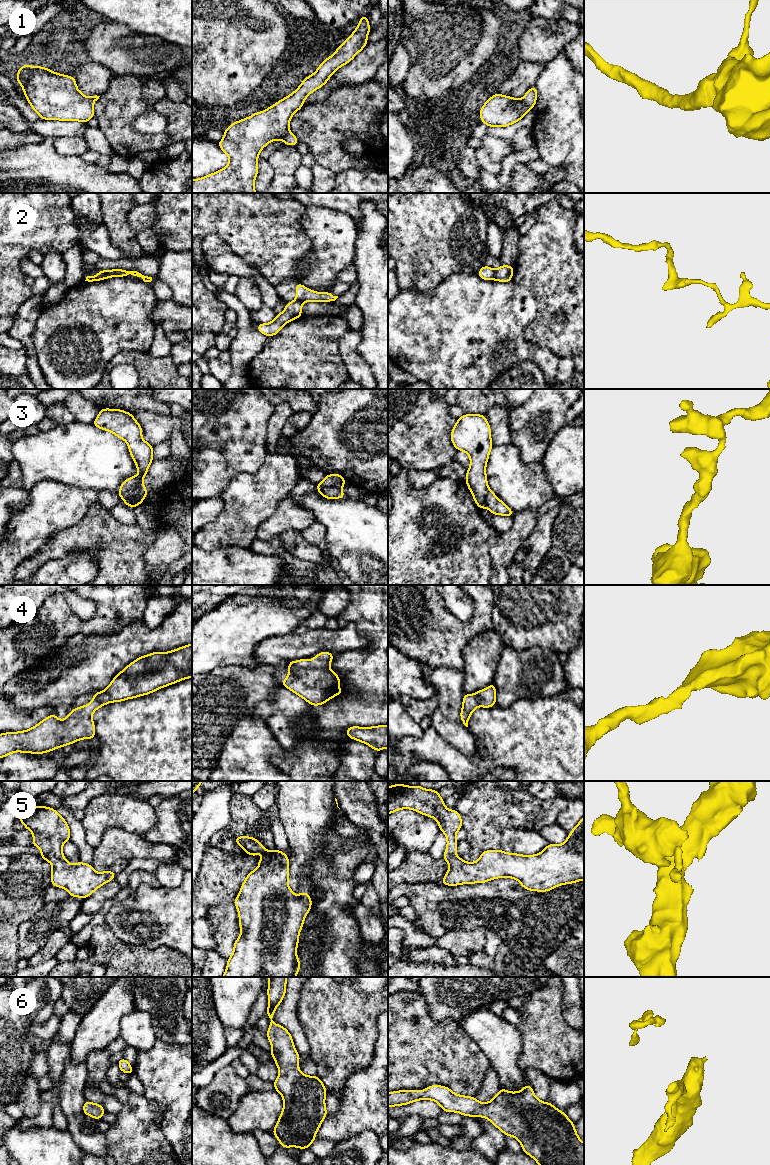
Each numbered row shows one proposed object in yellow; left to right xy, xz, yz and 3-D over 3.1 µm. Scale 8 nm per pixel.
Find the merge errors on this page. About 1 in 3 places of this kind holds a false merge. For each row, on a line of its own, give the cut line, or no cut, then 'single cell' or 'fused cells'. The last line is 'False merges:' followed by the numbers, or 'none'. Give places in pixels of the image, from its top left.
1: cut in yz along (521, 99), (530, 108); fused cells
2: cut in yz along (495, 271), (493, 279); fused cells
3: cut in xy along (142, 482), (139, 490), (131, 498), (123, 499); fused cells
4: no cut; single cell
5: no cut; single cell
6: no cut; single cell
False merges: 1, 2, 3

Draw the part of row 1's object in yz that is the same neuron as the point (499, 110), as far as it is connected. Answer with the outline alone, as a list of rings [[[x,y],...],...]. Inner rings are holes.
[[[496,93],[484,103],[479,115],[488,127],[506,127],[521,120],[529,110],[522,99]]]

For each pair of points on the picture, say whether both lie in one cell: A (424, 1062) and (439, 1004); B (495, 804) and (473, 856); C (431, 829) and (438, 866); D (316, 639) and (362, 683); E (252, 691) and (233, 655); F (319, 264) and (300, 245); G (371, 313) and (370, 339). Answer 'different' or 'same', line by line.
A: different
B: same
C: different
D: different
E: different
F: different
G: same

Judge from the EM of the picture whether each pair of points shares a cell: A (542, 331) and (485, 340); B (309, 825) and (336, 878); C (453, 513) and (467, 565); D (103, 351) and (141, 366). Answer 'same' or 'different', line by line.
A: different
B: same
C: same
D: different

